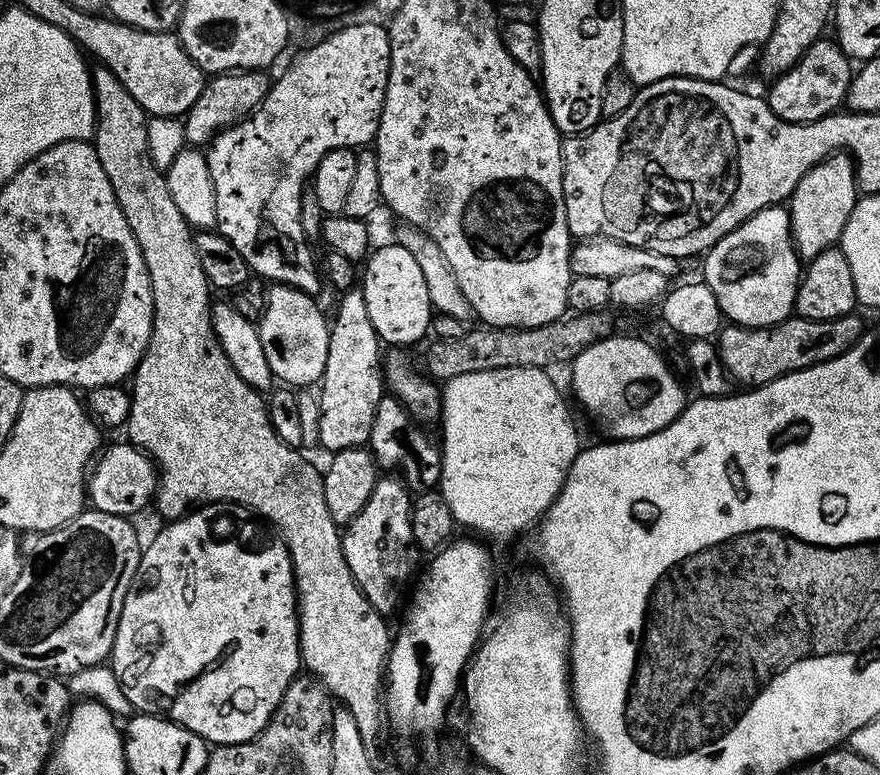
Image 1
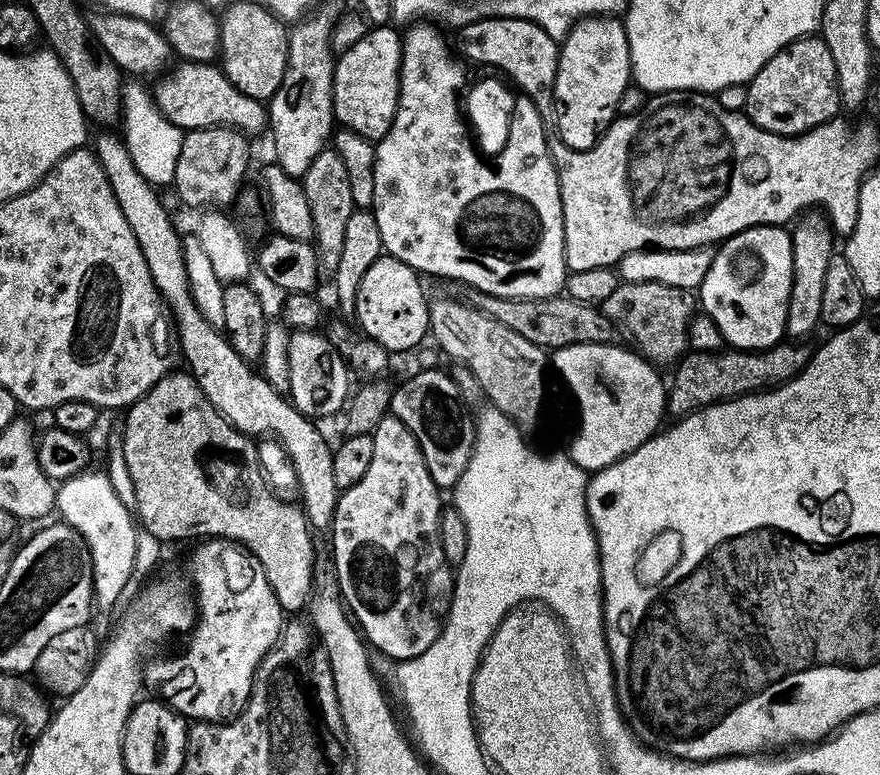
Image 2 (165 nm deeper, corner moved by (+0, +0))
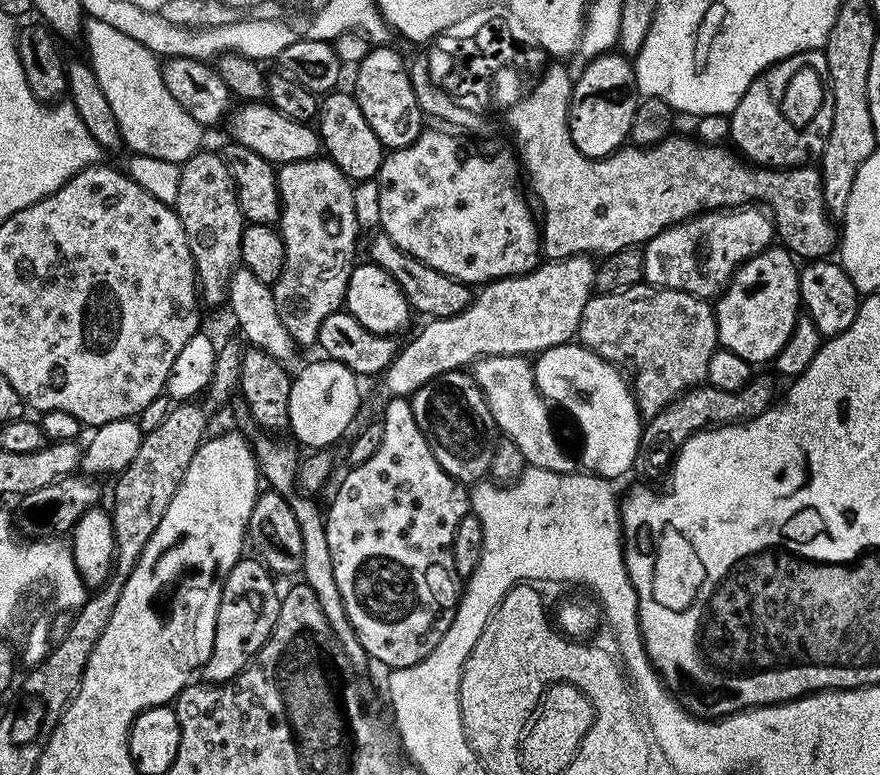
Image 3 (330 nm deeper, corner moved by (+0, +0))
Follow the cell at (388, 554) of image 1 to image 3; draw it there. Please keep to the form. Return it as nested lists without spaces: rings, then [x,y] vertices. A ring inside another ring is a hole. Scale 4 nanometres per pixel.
[[[394,396],[387,401],[389,404],[384,408],[384,417],[379,421],[382,426],[382,442],[366,462],[349,467],[344,481],[336,488],[332,496],[332,505],[327,505],[324,525],[326,526],[326,542],[330,542],[330,562],[334,562],[334,582],[338,582],[338,594],[342,594],[342,602],[346,606],[348,621],[354,626],[356,636],[362,642],[364,651],[373,661],[385,664],[385,669],[405,668],[414,666],[438,646],[438,638],[446,634],[450,622],[456,613],[456,603],[460,600],[462,591],[458,583],[458,577],[454,570],[454,558],[452,557],[452,543],[454,542],[454,530],[458,530],[458,522],[469,515],[470,492],[461,481],[455,480],[442,466],[438,466],[438,458],[430,450],[422,430],[418,430],[418,422],[414,422],[414,410],[411,399],[403,396]]]

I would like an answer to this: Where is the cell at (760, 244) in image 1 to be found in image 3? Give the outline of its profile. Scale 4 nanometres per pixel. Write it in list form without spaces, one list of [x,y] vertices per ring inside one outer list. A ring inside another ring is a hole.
[[[769,246],[750,258],[741,268],[737,268],[728,283],[728,287],[720,293],[714,304],[718,344],[721,349],[746,358],[749,364],[759,366],[775,361],[776,356],[786,346],[790,334],[796,325],[796,318],[801,311],[800,274],[797,261],[791,252],[783,246]]]

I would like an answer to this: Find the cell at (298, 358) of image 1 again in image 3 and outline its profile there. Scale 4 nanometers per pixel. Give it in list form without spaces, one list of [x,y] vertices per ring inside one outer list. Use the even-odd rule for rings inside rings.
[[[319,358],[313,364],[308,364],[300,373],[295,373],[292,389],[290,390],[290,418],[288,428],[302,443],[305,449],[319,450],[321,448],[332,448],[335,440],[344,436],[344,431],[352,424],[356,411],[360,408],[360,388],[356,373],[349,370],[346,365],[337,360]]]

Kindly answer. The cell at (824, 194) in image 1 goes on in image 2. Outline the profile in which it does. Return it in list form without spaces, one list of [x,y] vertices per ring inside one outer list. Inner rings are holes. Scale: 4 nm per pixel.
[[[816,210],[806,212],[793,227],[792,233],[792,262],[791,290],[788,303],[785,333],[793,341],[800,342],[811,334],[815,328],[821,327],[823,283],[826,280],[826,269],[830,258],[834,255],[834,233],[827,217]]]

